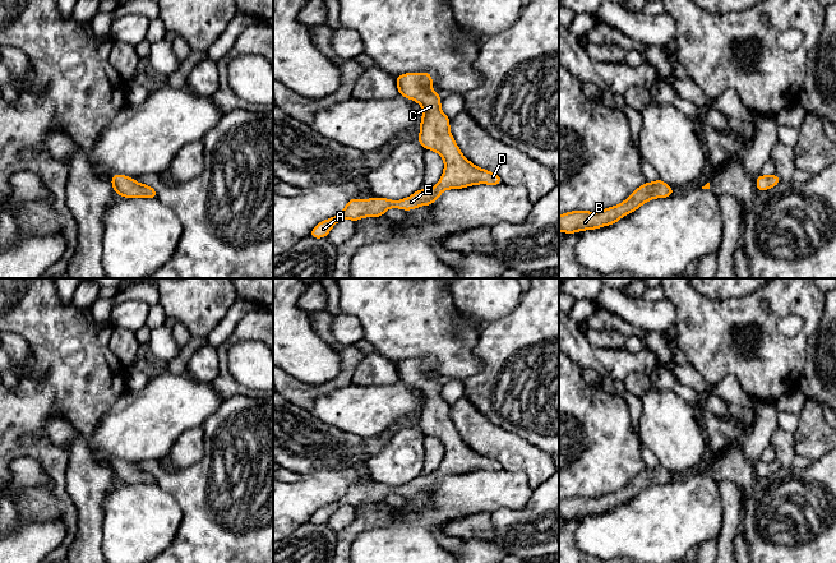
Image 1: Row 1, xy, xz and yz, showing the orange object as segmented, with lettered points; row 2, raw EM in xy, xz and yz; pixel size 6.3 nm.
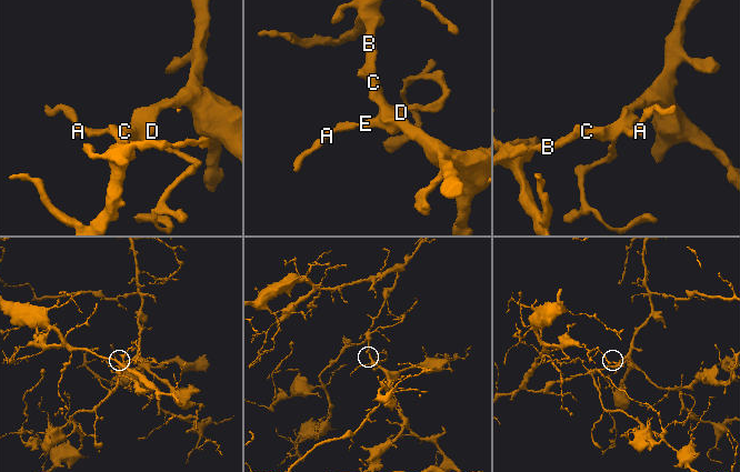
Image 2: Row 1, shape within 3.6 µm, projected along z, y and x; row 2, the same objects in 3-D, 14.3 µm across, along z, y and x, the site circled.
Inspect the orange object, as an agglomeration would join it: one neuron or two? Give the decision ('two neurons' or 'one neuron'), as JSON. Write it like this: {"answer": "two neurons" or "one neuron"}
{"answer": "one neuron"}

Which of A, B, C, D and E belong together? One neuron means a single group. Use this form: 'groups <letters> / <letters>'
groups A B C D E

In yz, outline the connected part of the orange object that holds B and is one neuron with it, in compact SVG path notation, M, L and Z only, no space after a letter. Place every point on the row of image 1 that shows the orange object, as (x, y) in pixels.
M661 179L655 183L646 181L618 206L599 212L572 211L559 216L559 231L573 234L613 225L625 214L639 208L643 203L655 198L668 198L674 191L675 190Z

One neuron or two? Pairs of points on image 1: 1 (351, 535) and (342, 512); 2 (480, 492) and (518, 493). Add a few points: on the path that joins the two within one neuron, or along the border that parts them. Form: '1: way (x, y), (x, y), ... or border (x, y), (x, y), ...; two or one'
1: border (355, 508), (352, 520), (337, 532); two
2: way (489, 492), (509, 492); one

